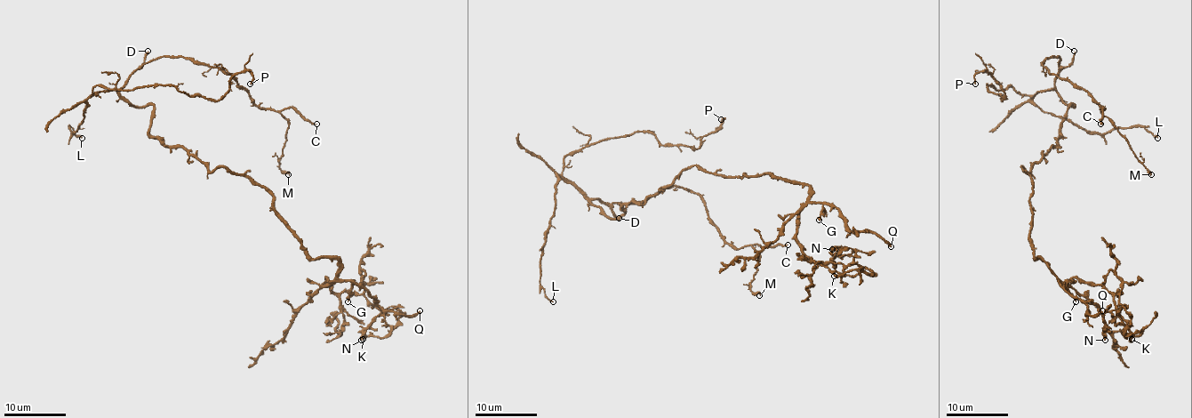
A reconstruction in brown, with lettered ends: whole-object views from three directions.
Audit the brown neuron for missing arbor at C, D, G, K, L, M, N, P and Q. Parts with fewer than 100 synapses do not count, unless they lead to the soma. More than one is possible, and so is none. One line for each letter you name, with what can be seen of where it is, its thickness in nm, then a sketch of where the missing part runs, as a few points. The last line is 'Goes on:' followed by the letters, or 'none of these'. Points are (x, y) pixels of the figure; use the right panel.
Q: (1102, 310) | 280 nm | (1102, 310), (1094, 323), (1050, 260), (1098, 272), (1139, 348), (1136, 280), (1167, 245)
Goes on: Q

